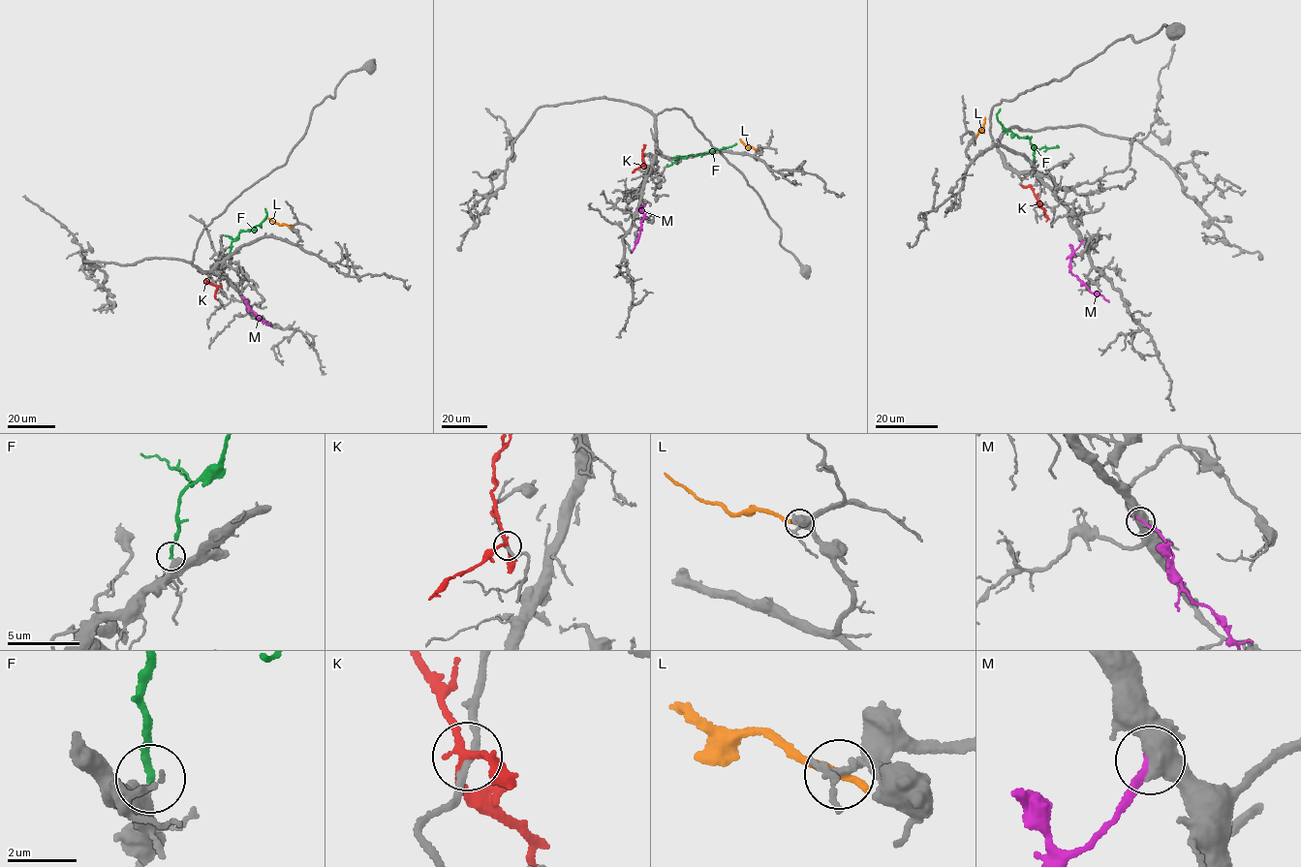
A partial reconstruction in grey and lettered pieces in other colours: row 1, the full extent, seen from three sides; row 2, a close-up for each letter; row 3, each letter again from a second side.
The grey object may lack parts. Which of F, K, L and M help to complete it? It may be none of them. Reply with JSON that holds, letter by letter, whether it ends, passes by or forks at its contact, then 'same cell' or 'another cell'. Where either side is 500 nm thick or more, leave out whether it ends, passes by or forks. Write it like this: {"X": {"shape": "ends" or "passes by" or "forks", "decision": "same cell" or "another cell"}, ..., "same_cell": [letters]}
{"F": {"shape": "ends", "decision": "same cell"}, "K": {"shape": "forks", "decision": "another cell"}, "L": {"shape": "ends", "decision": "another cell"}, "M": {"decision": "another cell"}, "same_cell": ["F"]}

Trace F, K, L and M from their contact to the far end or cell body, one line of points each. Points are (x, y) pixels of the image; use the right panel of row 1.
F: (1035, 162), (1035, 148), (1029, 138), (1020, 138), (1007, 130), (998, 120), (1000, 108)
K: (1038, 201), (1030, 187), (1021, 186)
L: (976, 136), (981, 130), (985, 117)
M: (1081, 242), (1070, 258), (1070, 272), (1091, 292), (1102, 295), (1108, 301)

